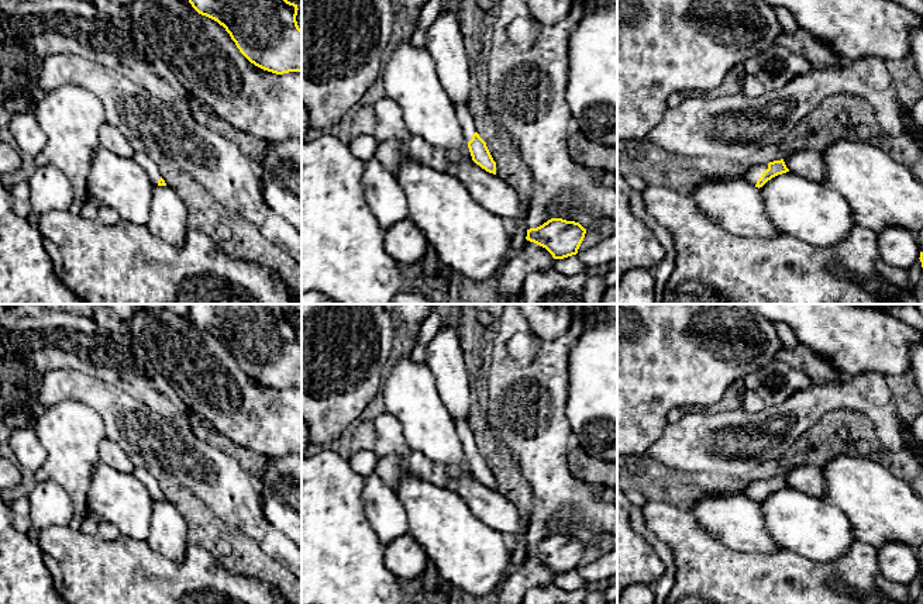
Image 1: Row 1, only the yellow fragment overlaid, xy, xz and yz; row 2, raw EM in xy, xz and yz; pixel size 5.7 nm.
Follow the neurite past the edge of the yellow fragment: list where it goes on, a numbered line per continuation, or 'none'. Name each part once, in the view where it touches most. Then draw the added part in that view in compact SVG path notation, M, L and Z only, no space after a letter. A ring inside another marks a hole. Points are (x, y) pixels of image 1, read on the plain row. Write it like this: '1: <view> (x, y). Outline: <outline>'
1: yz (754, 487). Outline: M768 479L764 480L754 480L751 482L745 489L744 494L750 497L751 500L757 500L757 496L761 493L762 487L768 484Z

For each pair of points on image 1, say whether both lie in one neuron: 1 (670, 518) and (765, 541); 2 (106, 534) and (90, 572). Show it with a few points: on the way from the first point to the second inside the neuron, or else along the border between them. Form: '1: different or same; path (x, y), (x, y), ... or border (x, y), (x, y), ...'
1: different; border (688, 510), (703, 530), (726, 545)
2: different; border (95, 534), (104, 539), (116, 539), (121, 535)

